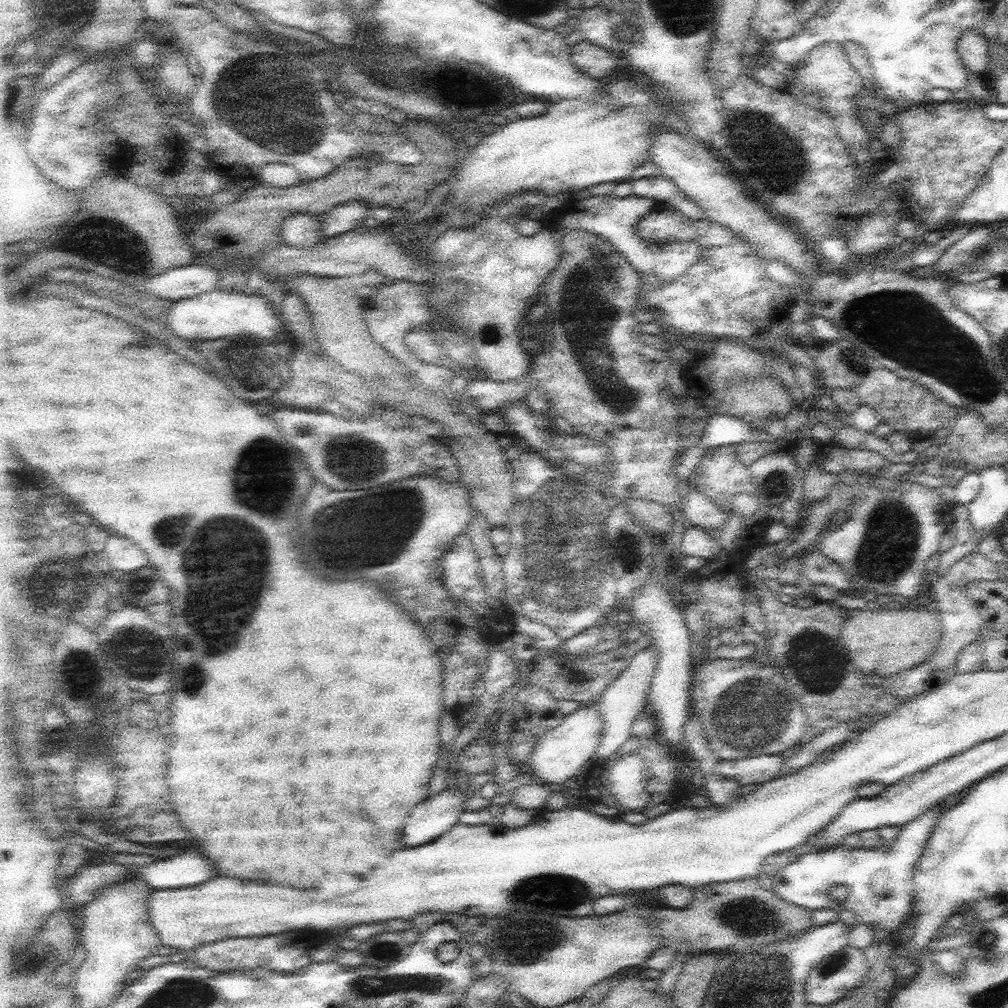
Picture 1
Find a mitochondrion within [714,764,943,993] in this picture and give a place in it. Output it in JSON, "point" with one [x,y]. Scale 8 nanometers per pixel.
{"point":[841,959]}

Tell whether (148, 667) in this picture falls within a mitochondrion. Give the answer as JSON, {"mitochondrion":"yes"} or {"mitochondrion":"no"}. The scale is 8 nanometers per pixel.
{"mitochondrion":"yes"}

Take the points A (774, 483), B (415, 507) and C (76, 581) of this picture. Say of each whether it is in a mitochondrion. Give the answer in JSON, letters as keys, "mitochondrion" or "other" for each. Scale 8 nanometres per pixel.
{"A":"mitochondrion","B":"mitochondrion","C":"mitochondrion"}

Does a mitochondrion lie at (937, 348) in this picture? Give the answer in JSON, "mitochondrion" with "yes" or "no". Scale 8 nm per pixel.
{"mitochondrion":"yes"}

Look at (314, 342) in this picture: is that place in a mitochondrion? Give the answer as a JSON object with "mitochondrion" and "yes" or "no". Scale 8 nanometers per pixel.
{"mitochondrion":"no"}

